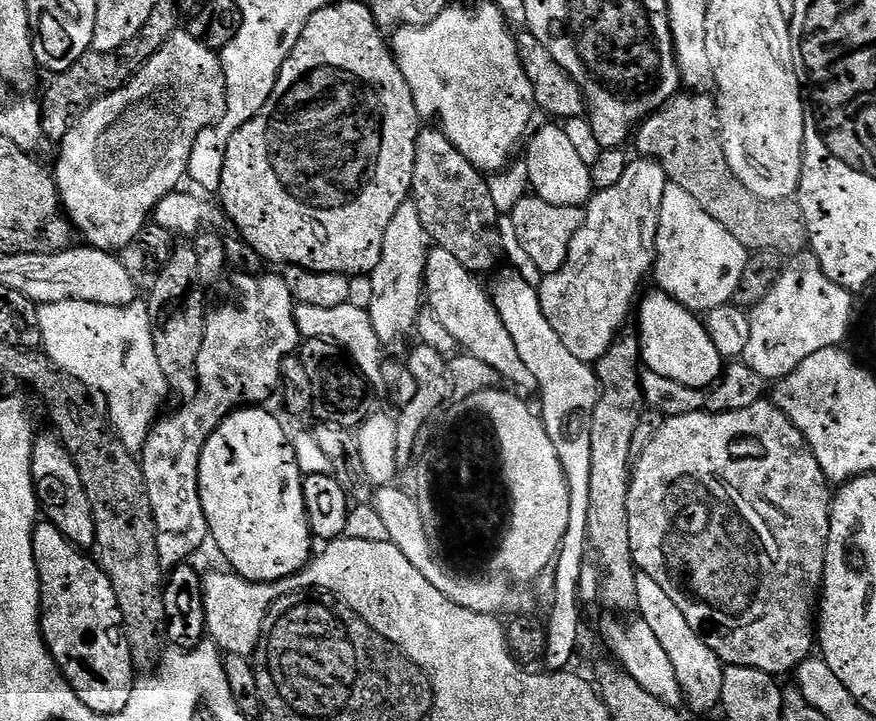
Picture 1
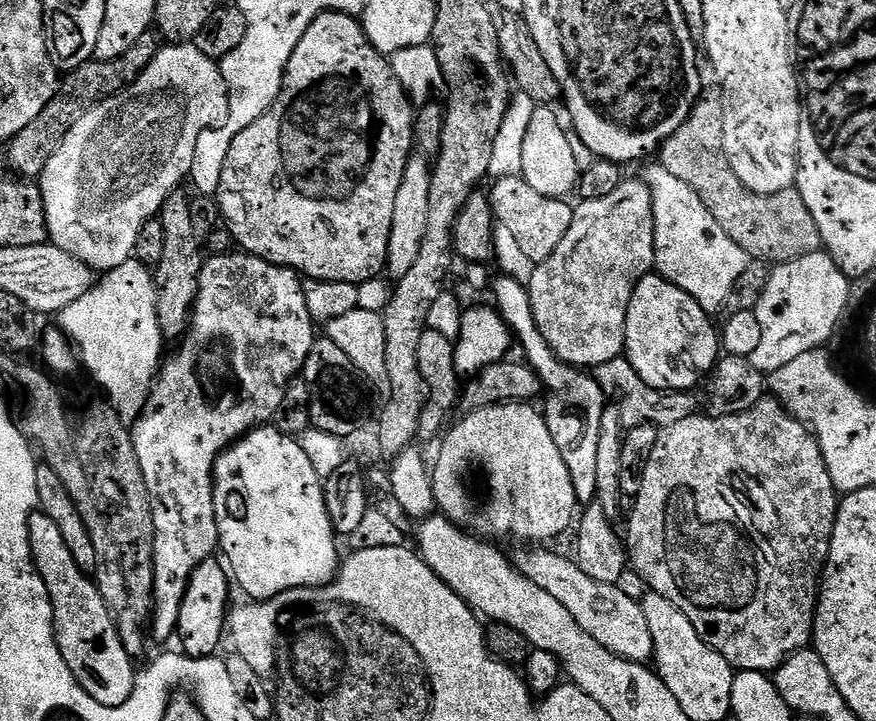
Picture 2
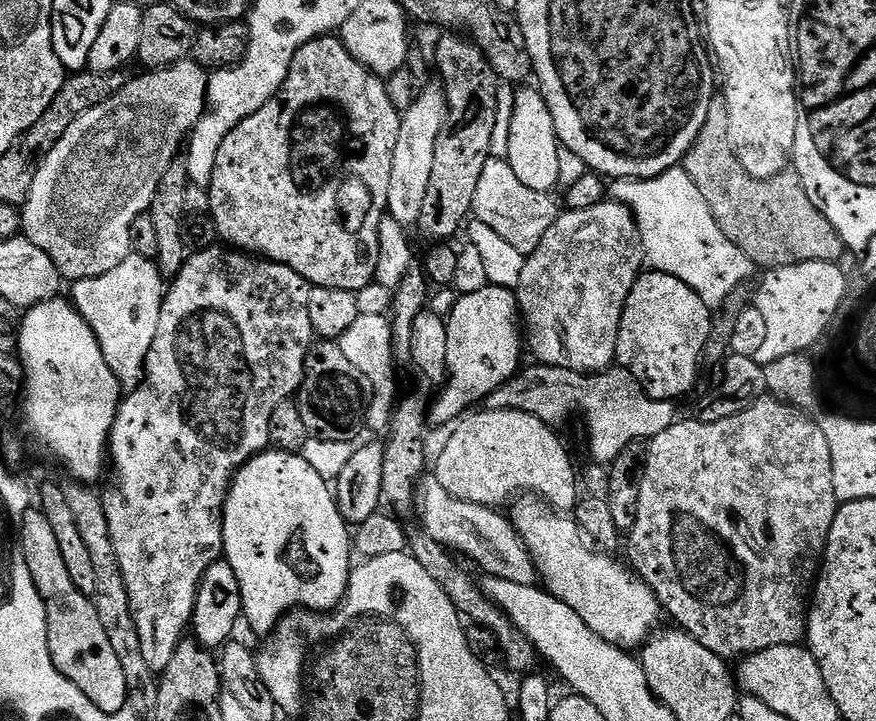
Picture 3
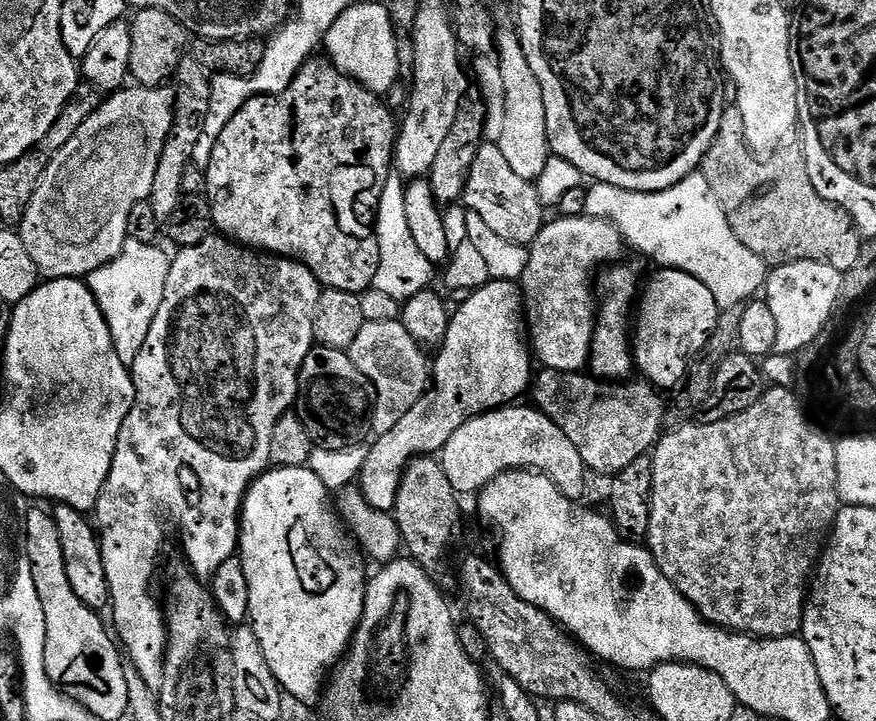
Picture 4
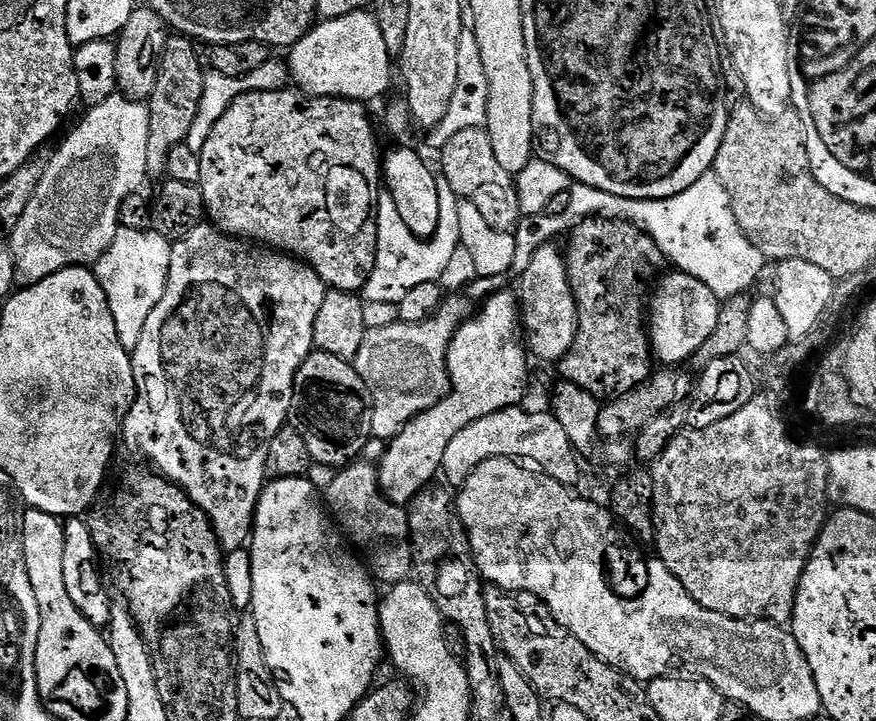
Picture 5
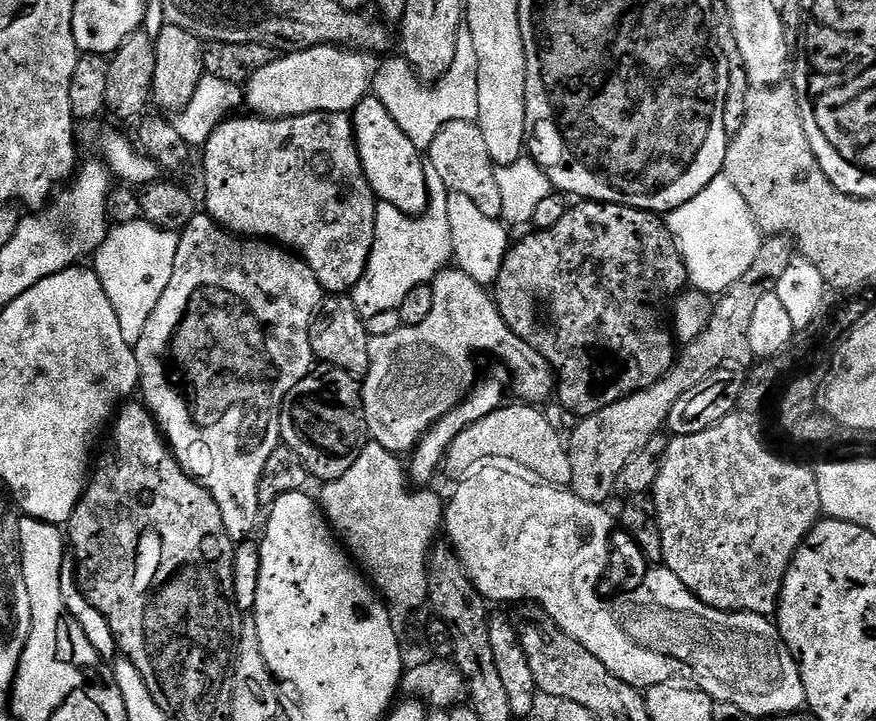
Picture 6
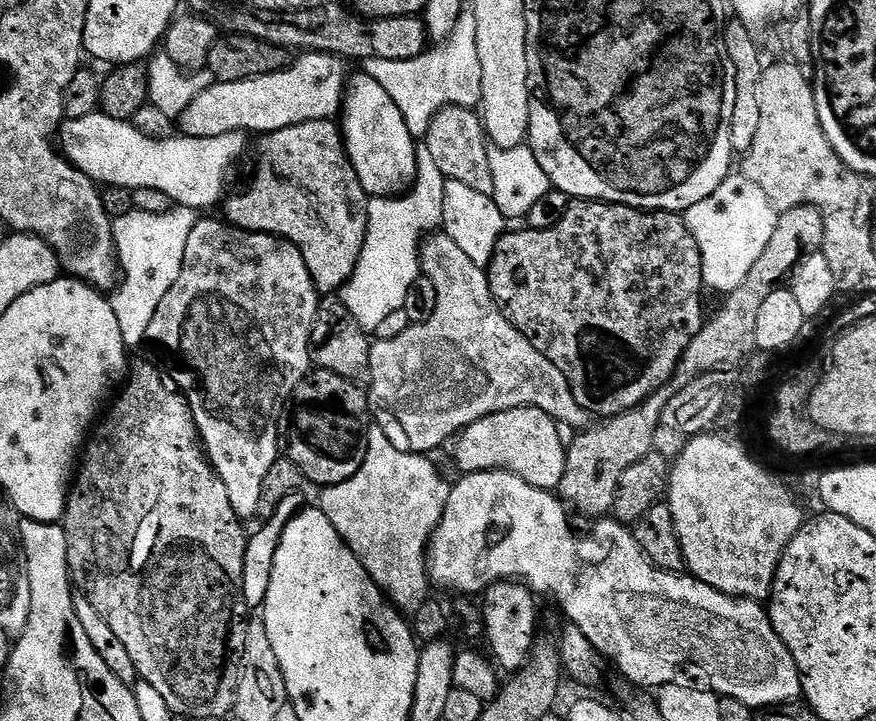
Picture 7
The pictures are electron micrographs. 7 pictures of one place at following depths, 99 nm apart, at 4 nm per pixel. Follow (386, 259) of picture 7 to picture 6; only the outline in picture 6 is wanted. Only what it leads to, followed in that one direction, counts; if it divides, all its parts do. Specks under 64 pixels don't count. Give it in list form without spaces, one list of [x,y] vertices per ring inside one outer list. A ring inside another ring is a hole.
[[[434,171],[428,172],[428,210],[423,216],[407,216],[402,210],[383,202],[376,205],[376,229],[374,230],[374,246],[370,250],[370,258],[358,286],[352,289],[350,299],[356,303],[361,316],[367,318],[374,314],[382,314],[382,310],[394,310],[419,284],[432,284],[436,275],[449,267],[453,259],[452,230],[448,213],[448,187]]]

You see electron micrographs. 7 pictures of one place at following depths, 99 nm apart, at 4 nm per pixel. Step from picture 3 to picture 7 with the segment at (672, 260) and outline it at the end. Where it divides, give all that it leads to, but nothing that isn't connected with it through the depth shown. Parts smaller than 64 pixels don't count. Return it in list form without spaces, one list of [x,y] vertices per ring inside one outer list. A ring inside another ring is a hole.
[[[730,174],[710,194],[710,198],[702,198],[688,211],[683,213],[690,234],[698,242],[698,250],[702,254],[702,274],[705,289],[712,288],[719,294],[727,294],[738,290],[750,274],[754,262],[762,258],[762,250],[766,250],[770,237],[774,235],[774,226],[778,219],[778,209],[766,198],[762,186],[750,182],[742,174]]]

